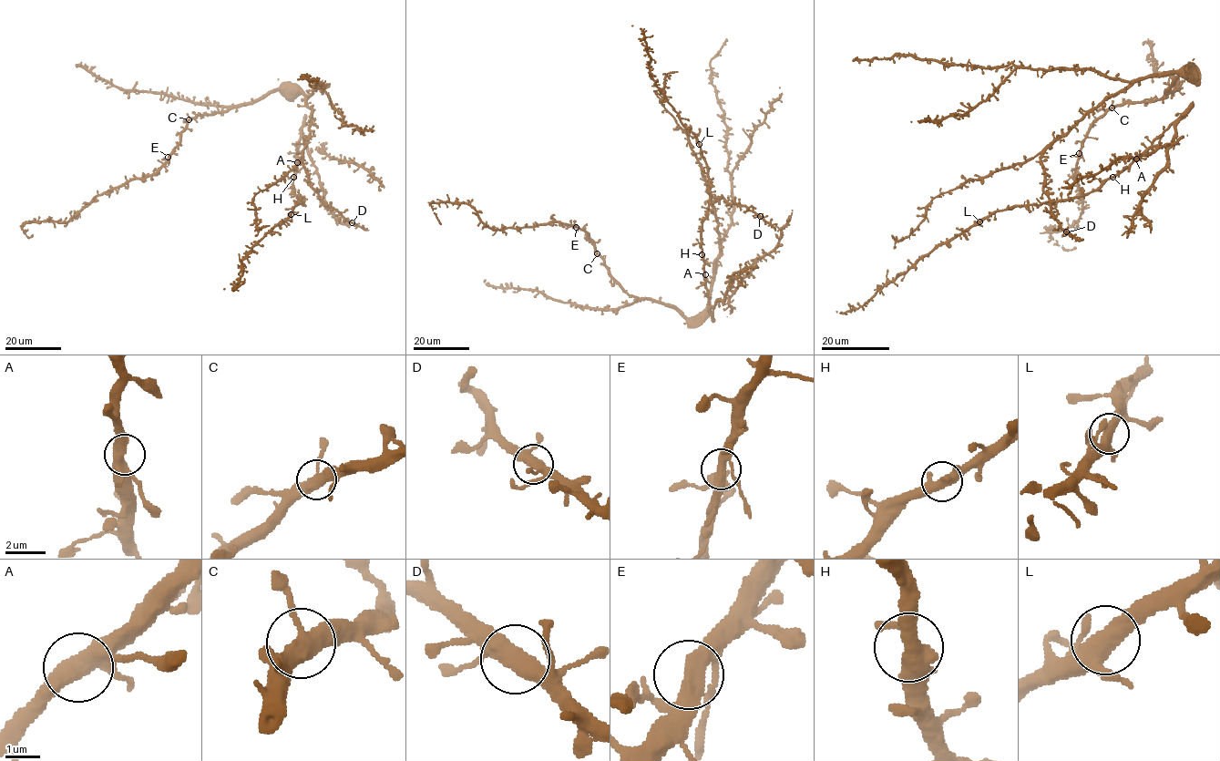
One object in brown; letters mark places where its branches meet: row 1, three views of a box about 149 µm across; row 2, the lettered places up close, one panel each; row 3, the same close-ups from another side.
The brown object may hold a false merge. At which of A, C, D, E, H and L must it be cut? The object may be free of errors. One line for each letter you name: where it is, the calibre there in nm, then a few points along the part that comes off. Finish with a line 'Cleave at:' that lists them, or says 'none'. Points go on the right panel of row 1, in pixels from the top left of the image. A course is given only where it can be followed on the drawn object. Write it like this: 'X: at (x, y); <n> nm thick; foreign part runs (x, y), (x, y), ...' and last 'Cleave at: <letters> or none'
Cleave at: none

